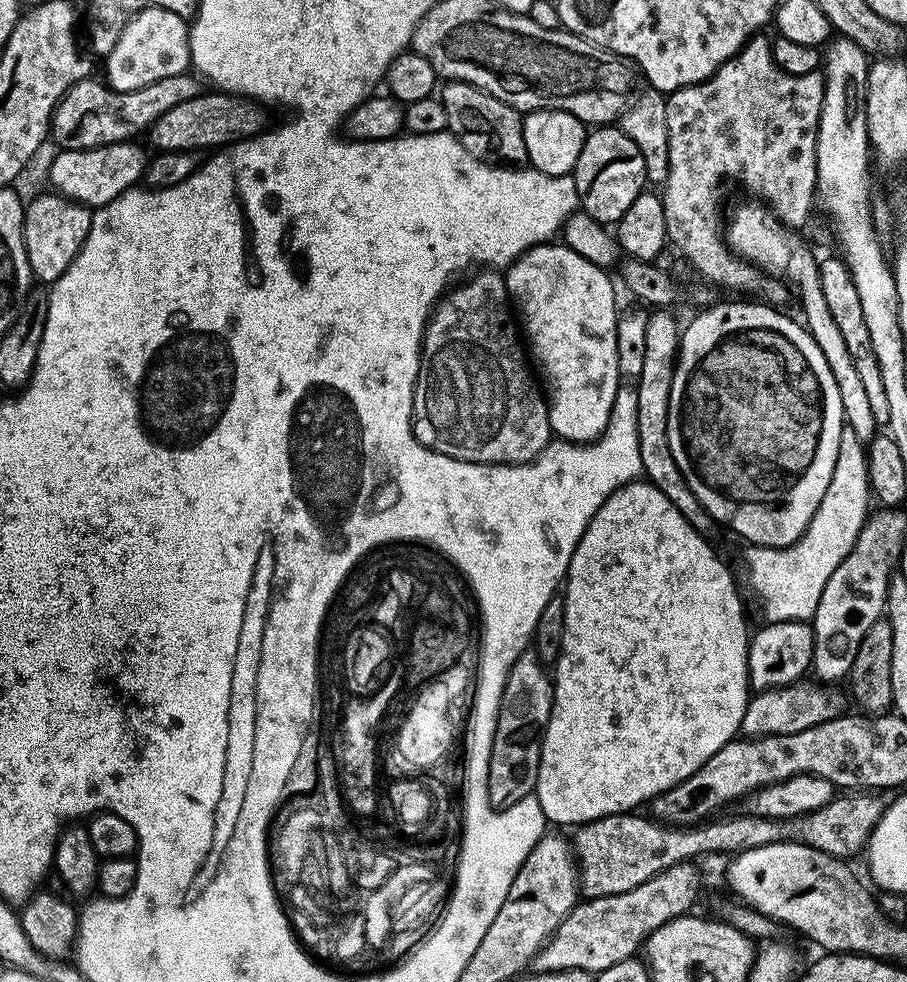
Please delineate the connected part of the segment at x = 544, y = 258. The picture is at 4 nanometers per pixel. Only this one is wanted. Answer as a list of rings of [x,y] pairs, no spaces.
[[[563,242],[537,244],[513,260],[503,273],[511,303],[522,325],[522,336],[531,363],[546,393],[552,436],[575,444],[586,444],[604,433],[616,401],[616,393],[622,387],[616,345],[618,307],[616,292],[612,289],[612,280],[608,274],[605,269],[587,261],[581,254],[576,254]]]

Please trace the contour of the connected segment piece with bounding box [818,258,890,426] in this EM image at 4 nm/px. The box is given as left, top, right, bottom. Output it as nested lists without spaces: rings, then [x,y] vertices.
[[[821,259],[818,264],[818,278],[822,280],[822,294],[826,298],[826,306],[830,306],[830,314],[834,322],[838,322],[838,330],[842,330],[842,338],[845,339],[846,348],[850,350],[854,364],[861,377],[862,386],[865,387],[866,398],[869,399],[870,414],[873,415],[877,425],[887,425],[890,413],[886,390],[883,389],[882,374],[878,368],[877,359],[874,356],[873,346],[870,345],[870,334],[864,332],[866,321],[862,318],[862,306],[858,299],[858,289],[854,287],[854,278],[850,270],[844,265],[843,259]]]

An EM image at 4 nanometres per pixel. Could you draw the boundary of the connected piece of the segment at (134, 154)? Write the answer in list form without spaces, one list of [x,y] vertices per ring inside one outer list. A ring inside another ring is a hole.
[[[136,142],[107,144],[97,148],[66,148],[57,151],[48,168],[48,180],[61,196],[68,196],[79,204],[87,204],[95,210],[106,206],[130,188],[137,187],[144,177],[150,159]]]

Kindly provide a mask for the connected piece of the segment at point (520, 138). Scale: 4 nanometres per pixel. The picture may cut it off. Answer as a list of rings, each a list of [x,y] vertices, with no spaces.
[[[465,80],[447,81],[439,89],[438,98],[446,106],[448,131],[460,139],[474,158],[493,166],[520,166],[527,161],[524,116],[517,109]]]

